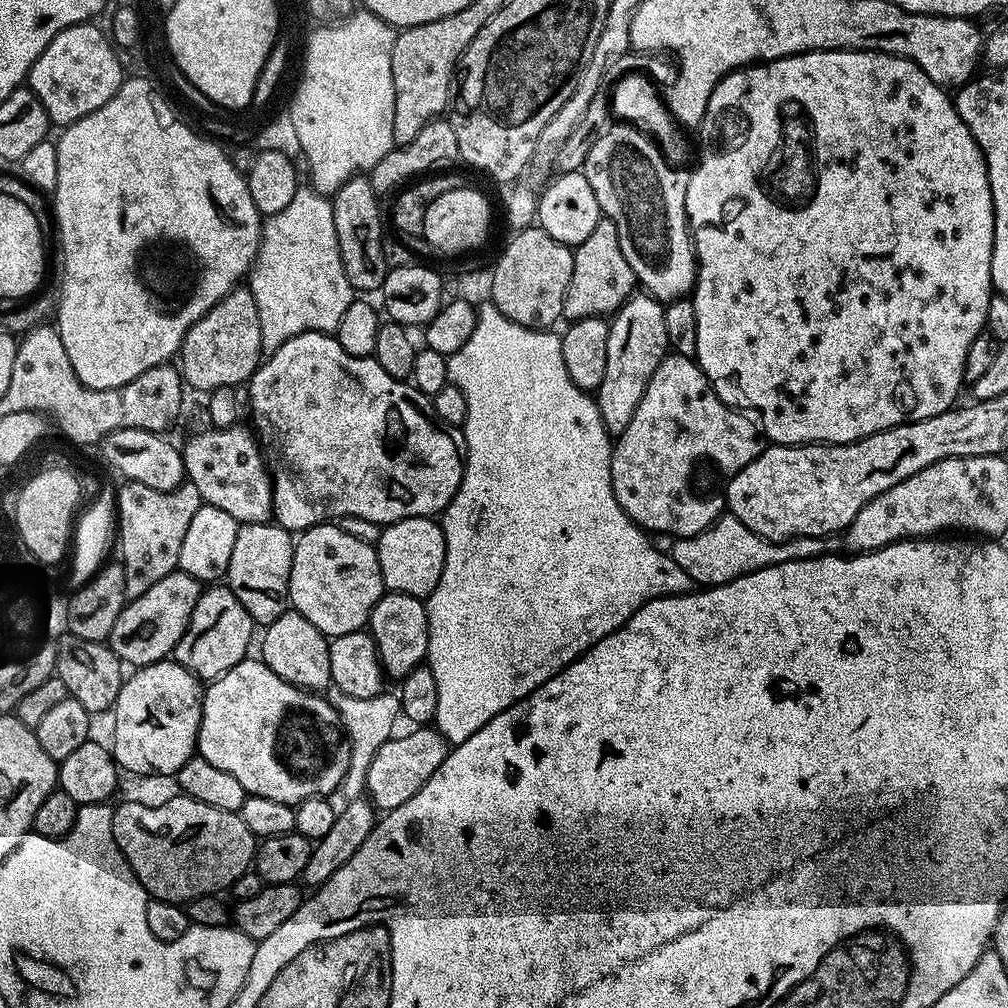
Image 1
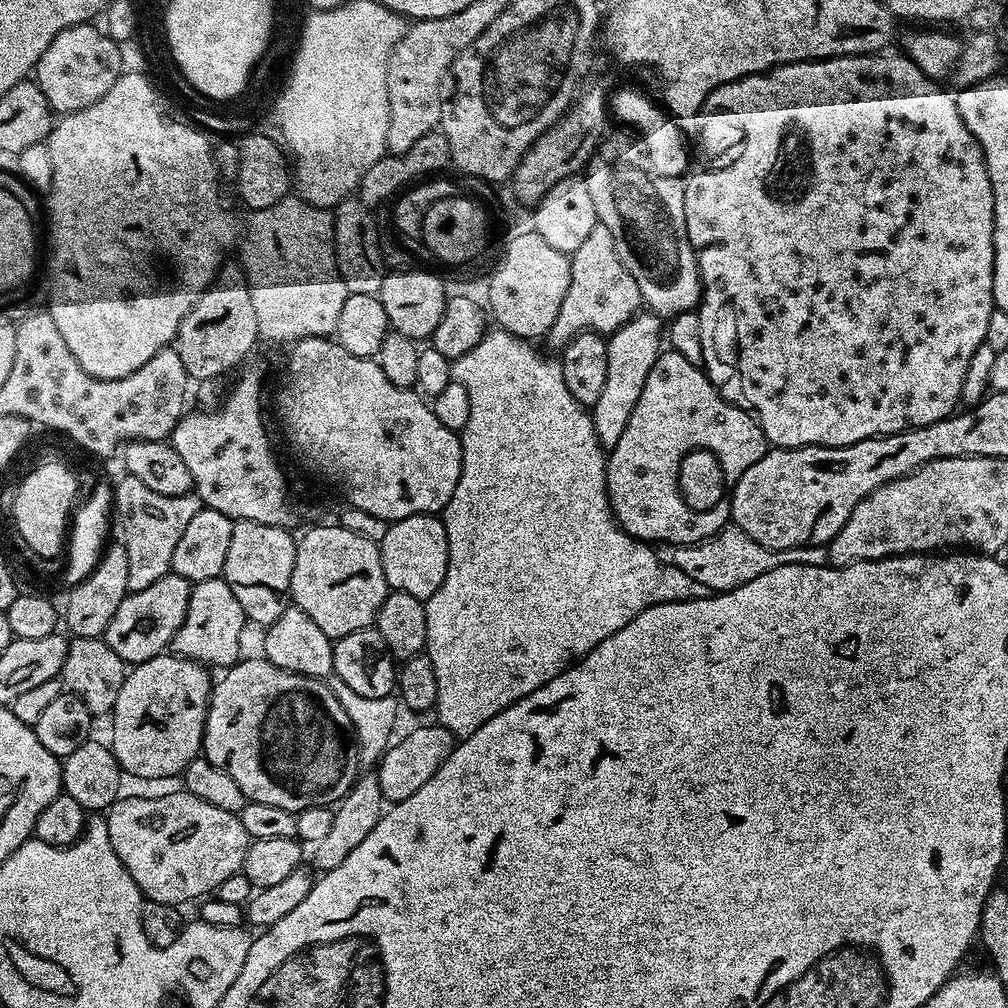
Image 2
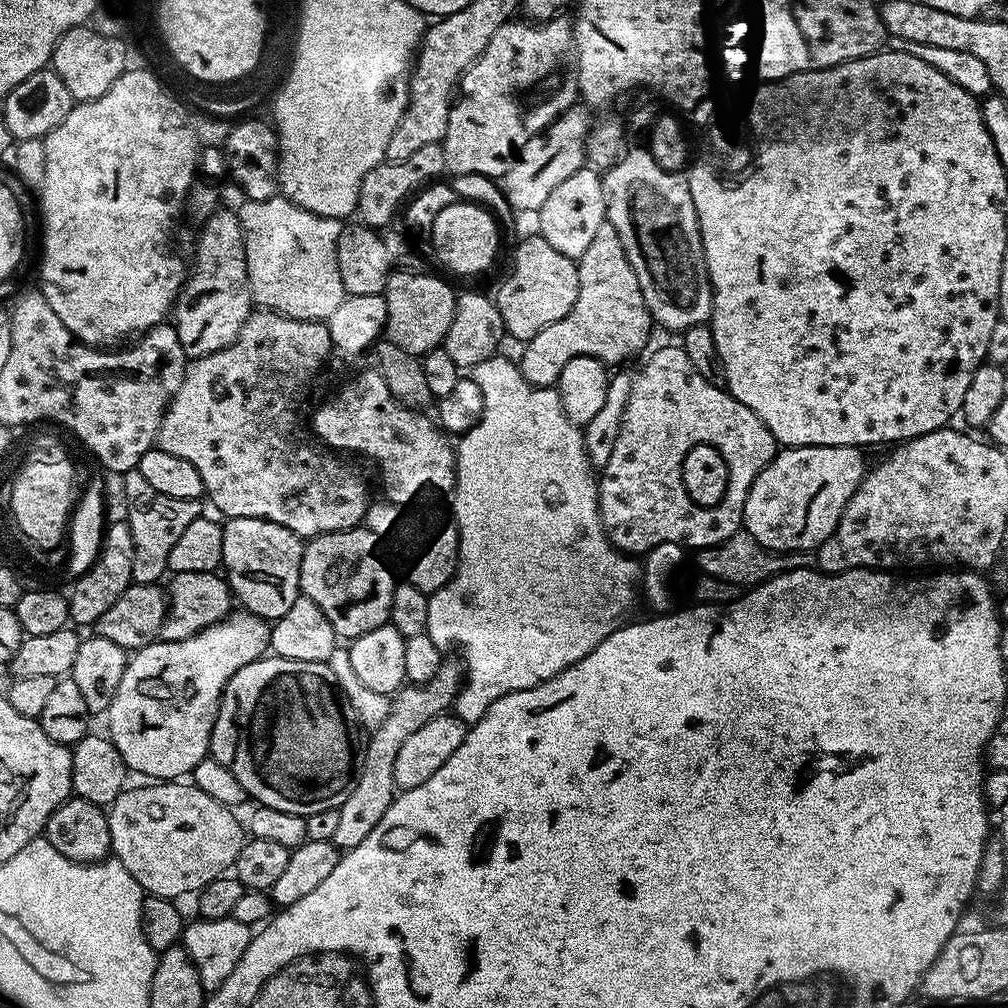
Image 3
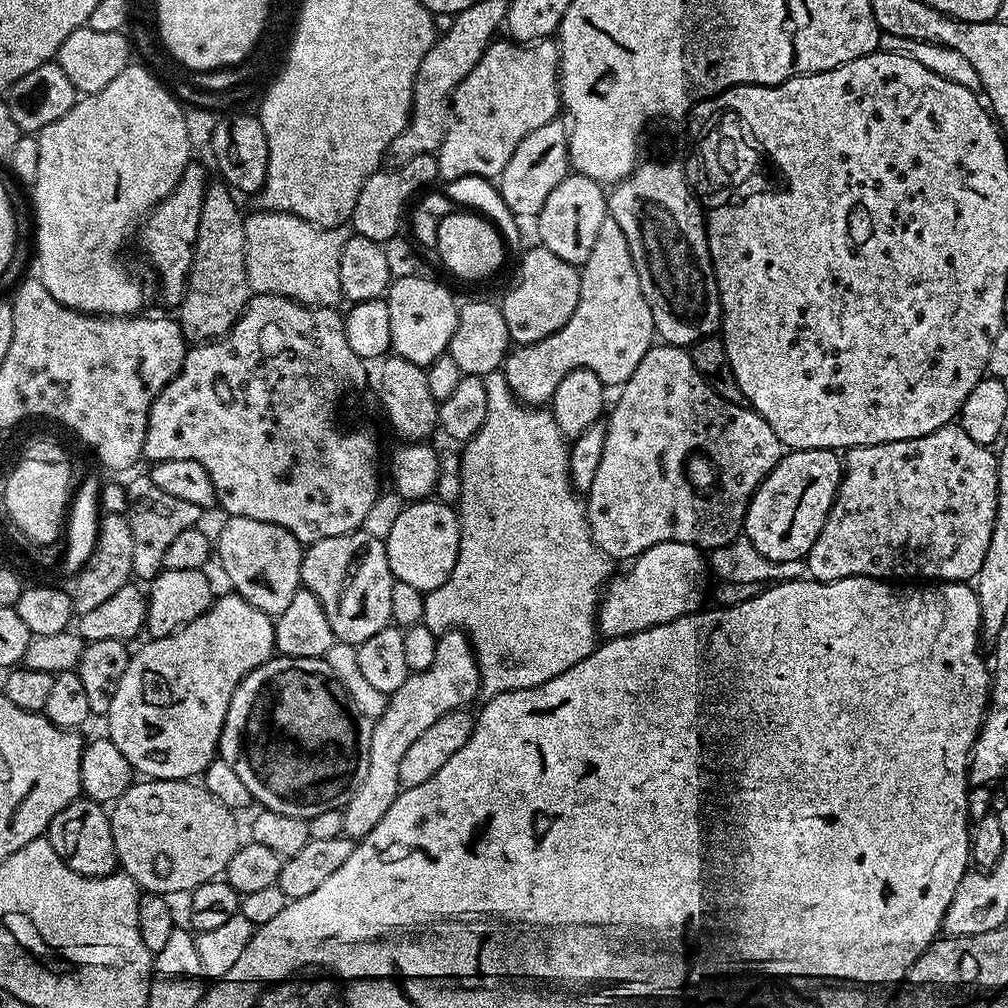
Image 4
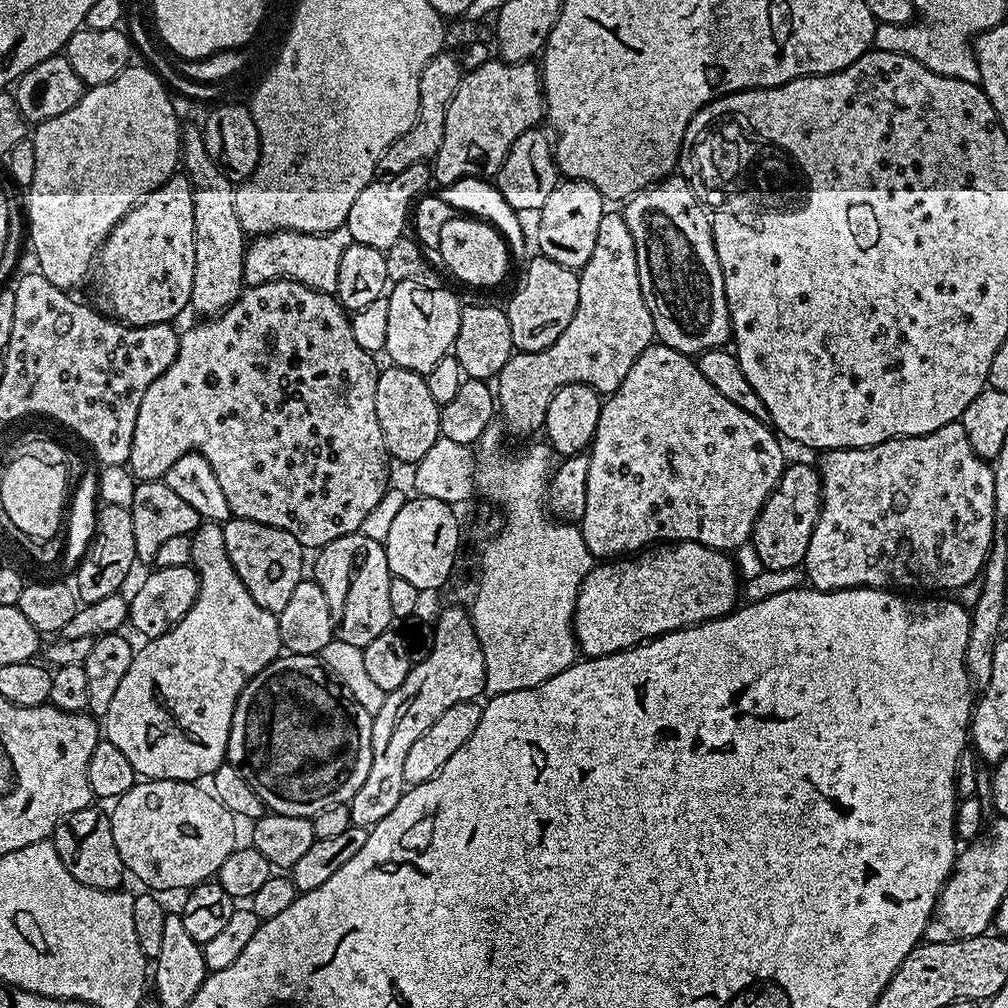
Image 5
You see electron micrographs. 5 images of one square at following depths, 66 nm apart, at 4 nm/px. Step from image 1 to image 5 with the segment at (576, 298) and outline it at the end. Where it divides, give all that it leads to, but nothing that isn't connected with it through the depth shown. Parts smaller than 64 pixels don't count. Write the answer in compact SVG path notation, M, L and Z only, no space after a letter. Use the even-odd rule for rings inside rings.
M605 211L602 222L598 222L594 254L590 254L590 262L579 269L578 275L578 310L574 310L574 318L570 318L570 326L562 330L558 342L554 342L554 346L546 346L546 350L541 352L513 351L506 366L502 366L500 375L495 377L494 391L502 420L504 416L503 427L508 427L516 436L528 436L531 432L539 433L543 429L546 406L550 406L550 398L554 398L554 394L562 386L585 384L601 394L618 391L622 386L622 378L630 374L630 366L634 366L642 350L653 343L656 331L650 318L650 310L642 298L642 286L638 282L638 258L634 238L630 234L630 226L626 226L619 211Z

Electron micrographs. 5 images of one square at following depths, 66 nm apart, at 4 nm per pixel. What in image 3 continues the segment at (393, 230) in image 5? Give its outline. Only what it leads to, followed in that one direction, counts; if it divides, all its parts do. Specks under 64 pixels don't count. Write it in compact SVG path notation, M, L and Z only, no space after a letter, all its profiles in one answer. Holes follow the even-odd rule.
M443 143L434 146L426 146L418 150L418 154L406 158L402 162L384 160L366 178L362 178L362 190L358 194L356 212L358 213L359 223L367 224L369 228L384 230L389 227L392 219L397 219L402 205L419 189L437 178L443 177L446 172L446 154L444 153Z

